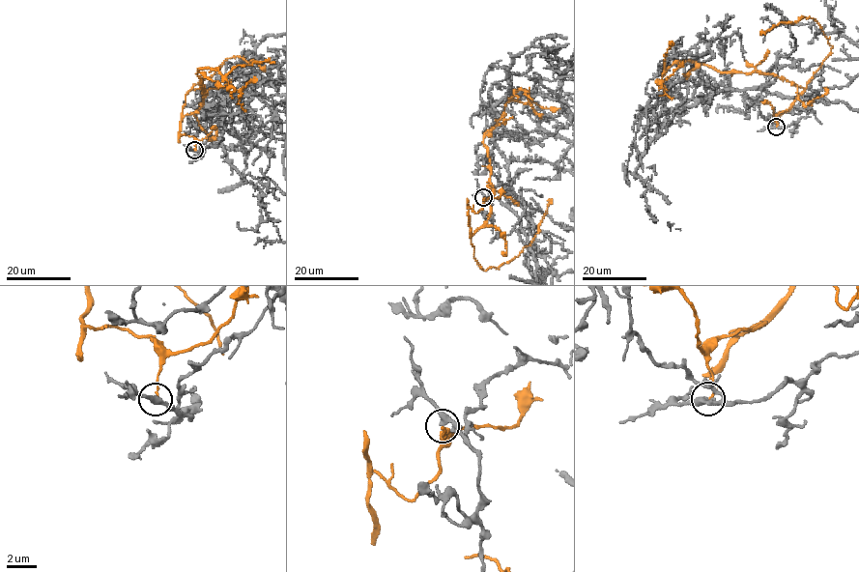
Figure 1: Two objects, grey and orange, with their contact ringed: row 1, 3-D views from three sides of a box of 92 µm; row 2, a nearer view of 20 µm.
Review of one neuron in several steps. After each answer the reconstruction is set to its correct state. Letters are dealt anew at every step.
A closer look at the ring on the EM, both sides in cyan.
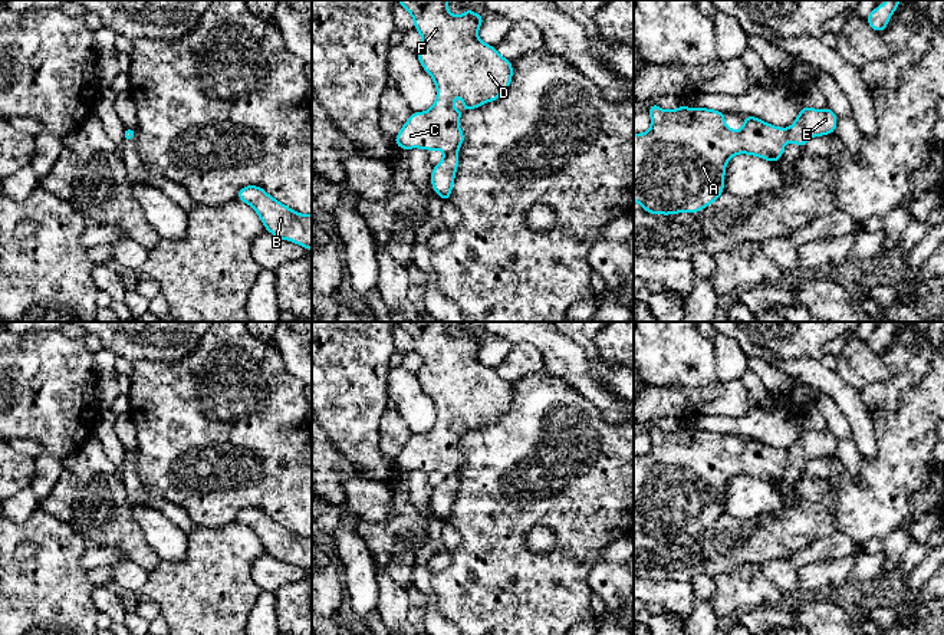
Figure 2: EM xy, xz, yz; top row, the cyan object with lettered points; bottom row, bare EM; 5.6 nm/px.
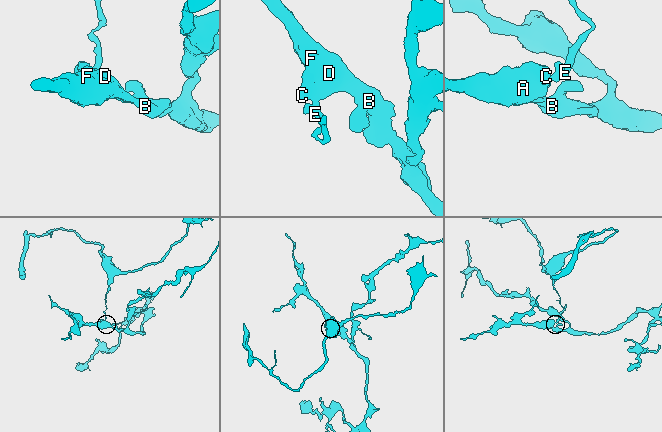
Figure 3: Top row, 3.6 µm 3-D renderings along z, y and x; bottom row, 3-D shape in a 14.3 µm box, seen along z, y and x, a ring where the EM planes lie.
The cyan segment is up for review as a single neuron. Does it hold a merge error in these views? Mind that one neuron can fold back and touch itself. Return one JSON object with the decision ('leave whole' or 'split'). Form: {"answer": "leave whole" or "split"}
{"answer": "split"}

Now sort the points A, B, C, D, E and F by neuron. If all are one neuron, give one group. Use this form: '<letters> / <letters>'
A B C D F / E

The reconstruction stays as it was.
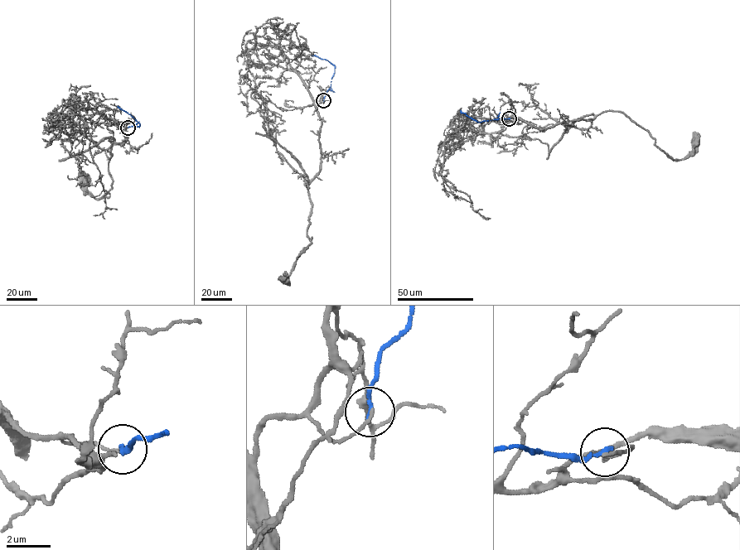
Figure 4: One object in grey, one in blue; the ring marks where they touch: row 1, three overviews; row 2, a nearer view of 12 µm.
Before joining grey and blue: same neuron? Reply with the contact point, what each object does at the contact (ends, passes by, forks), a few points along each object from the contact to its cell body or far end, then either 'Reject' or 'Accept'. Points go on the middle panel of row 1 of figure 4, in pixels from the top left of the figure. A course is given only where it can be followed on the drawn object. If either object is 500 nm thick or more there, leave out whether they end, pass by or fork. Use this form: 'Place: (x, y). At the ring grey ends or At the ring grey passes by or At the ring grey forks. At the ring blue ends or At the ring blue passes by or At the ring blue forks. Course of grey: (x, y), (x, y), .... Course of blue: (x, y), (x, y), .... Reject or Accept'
Place: (323, 100). At the ring grey ends. At the ring blue ends. Course of grey: (323, 100), (316, 103), (321, 121), (321, 169), (307, 188), (311, 215), (307, 236), (311, 243), (285, 280). Course of blue: (323, 100), (331, 86), (335, 66), (311, 55). Reject

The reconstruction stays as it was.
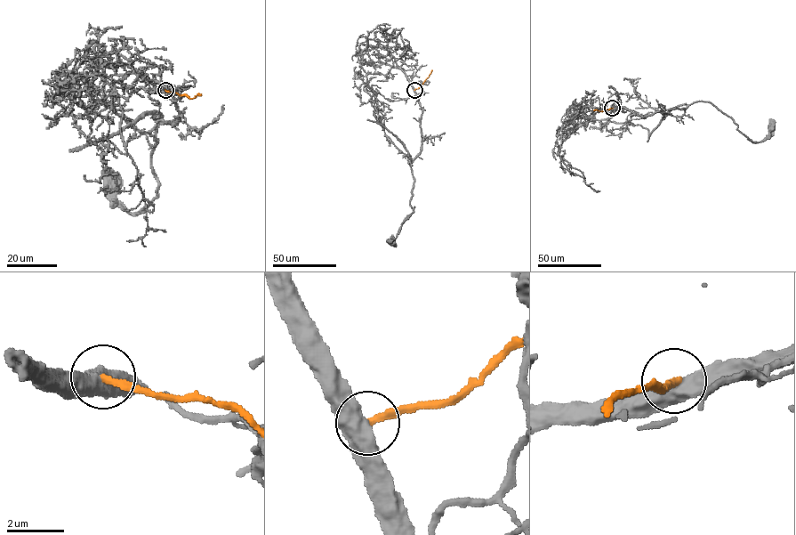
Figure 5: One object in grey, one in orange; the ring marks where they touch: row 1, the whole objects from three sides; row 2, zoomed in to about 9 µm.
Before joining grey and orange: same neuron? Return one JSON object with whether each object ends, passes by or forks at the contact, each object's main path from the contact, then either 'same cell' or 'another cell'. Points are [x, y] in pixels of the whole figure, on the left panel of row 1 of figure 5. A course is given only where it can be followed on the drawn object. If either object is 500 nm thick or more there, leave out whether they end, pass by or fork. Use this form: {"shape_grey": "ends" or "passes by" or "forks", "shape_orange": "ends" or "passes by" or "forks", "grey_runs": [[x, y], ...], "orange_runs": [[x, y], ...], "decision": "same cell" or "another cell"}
{"grey_runs": [[164, 91], [178, 118], [155, 115], [157, 196], [131, 214], [113, 185]], "orange_runs": [[165, 91], [191, 99], [201, 94]], "decision": "another cell"}

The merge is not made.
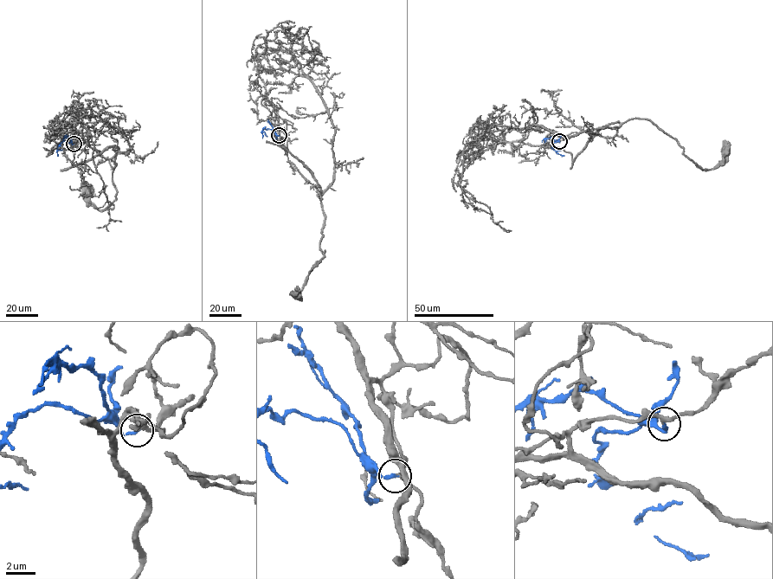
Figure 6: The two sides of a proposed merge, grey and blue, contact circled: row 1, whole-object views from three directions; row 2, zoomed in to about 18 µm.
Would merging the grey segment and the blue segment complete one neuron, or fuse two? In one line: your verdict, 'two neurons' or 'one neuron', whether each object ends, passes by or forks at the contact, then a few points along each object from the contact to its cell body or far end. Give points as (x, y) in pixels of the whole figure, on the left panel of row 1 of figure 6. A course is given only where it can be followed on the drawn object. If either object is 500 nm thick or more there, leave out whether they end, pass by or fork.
one neuron; grey passes by; blue ends there; grey runs (74, 144), (73, 165), (112, 146), (118, 148), (112, 173), (116, 199), (107, 209), (99, 210), (88, 192); blue runs (74, 144), (67, 141), (61, 143), (57, 156)

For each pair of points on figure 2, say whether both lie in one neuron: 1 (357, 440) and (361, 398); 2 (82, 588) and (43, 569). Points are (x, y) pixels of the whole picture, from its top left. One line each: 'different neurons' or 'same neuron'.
1: same neuron
2: same neuron

